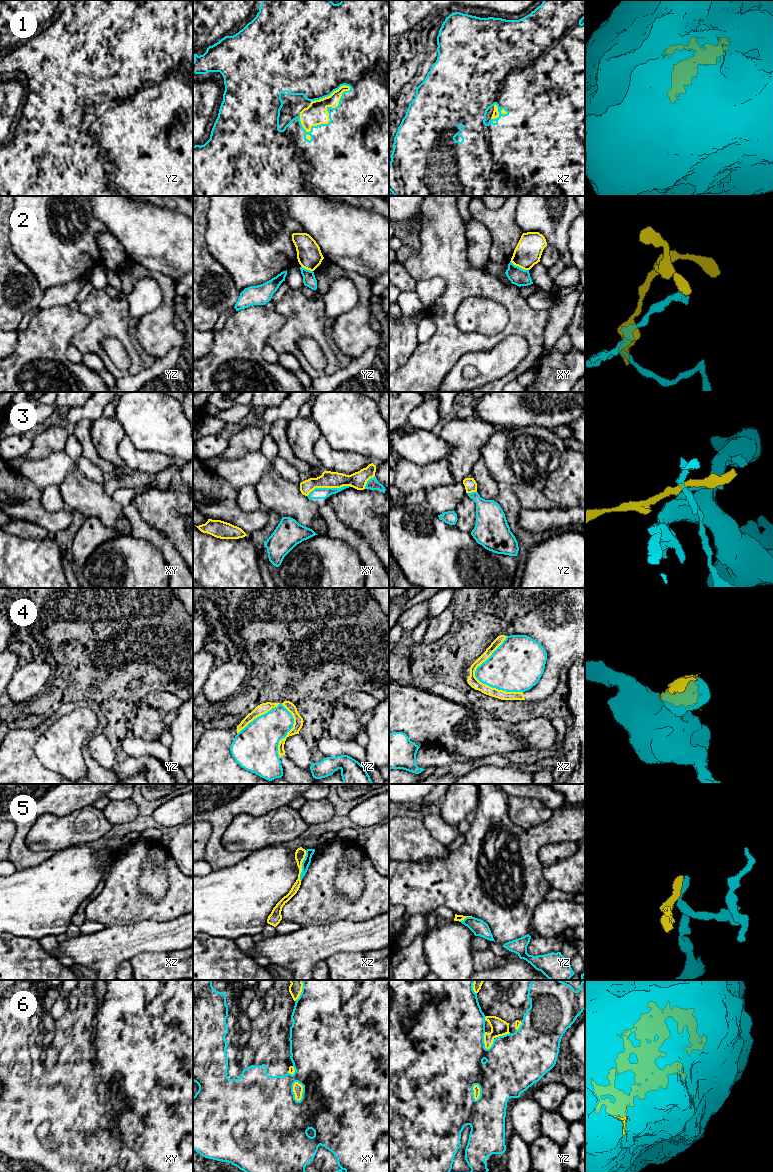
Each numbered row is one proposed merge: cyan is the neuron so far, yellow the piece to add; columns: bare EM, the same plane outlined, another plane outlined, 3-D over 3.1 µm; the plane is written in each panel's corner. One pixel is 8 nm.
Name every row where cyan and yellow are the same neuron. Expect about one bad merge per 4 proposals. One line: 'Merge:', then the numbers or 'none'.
Merge: 1, 6

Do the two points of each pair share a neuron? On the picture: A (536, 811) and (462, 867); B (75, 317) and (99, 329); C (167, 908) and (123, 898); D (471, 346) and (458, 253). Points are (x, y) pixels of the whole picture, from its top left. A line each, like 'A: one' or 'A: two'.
A: two
B: two
C: one
D: one

